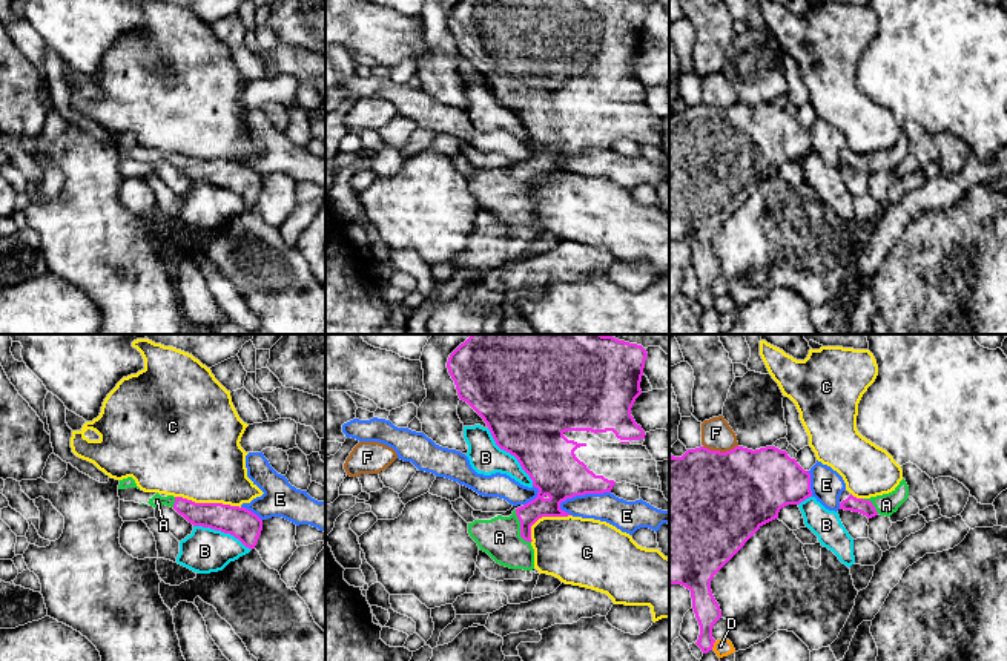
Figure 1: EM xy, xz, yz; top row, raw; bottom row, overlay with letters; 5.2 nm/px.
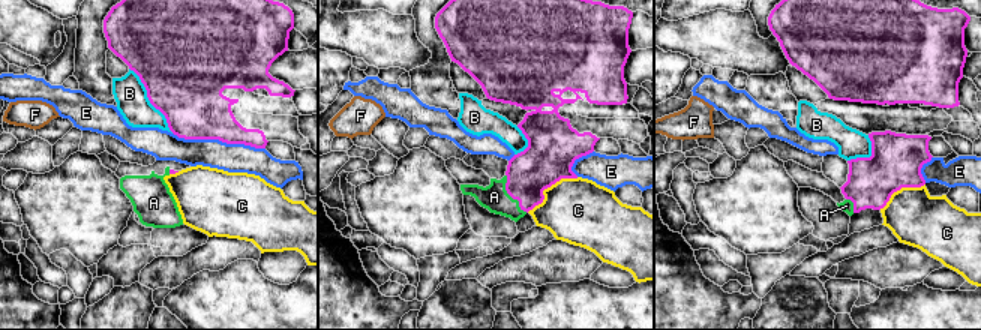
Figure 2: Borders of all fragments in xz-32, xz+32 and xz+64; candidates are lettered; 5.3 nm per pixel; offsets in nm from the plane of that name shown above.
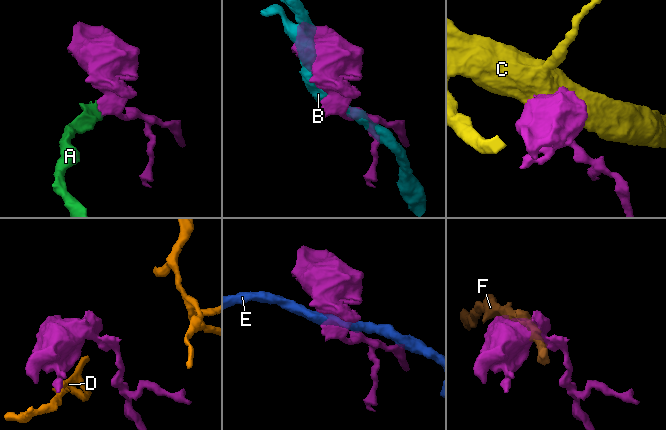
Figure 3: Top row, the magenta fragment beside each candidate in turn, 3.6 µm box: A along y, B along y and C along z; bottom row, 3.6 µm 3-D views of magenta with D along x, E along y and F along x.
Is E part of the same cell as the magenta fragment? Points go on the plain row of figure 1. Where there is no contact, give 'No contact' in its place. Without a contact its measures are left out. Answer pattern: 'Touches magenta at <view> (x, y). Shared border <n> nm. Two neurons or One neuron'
Touches magenta at xz (582, 151). Shared border 280 nm. Two neurons

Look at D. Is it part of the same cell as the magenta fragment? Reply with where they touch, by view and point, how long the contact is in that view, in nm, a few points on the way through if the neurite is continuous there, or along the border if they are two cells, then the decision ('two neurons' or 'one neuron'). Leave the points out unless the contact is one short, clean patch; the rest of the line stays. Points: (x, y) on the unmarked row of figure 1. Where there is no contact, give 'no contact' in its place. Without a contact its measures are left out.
meets magenta in yz at (713, 302); contact 50 nm long; border along yz (716, 298), (711, 305); two neurons

